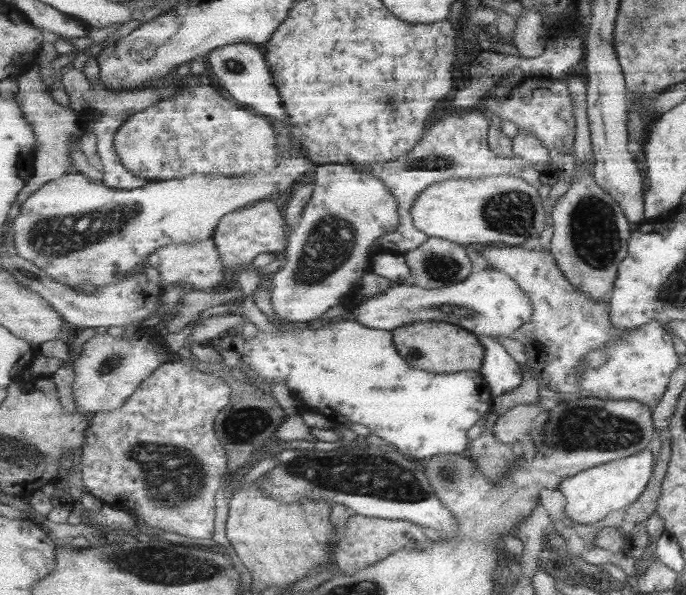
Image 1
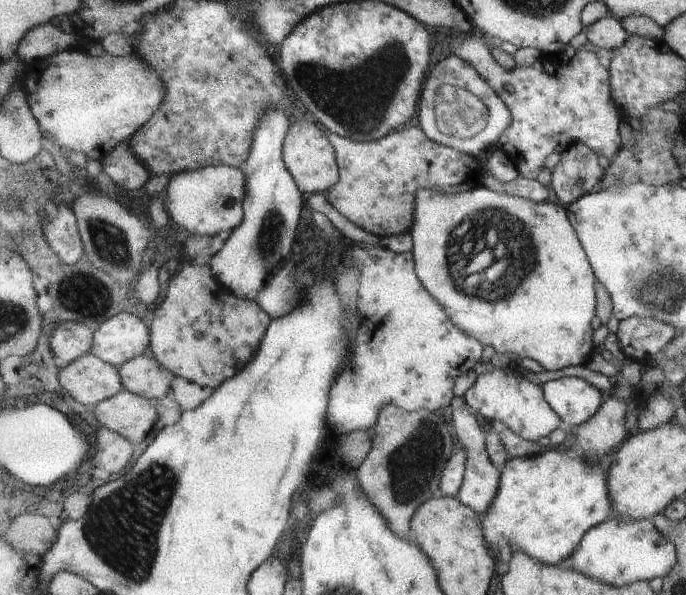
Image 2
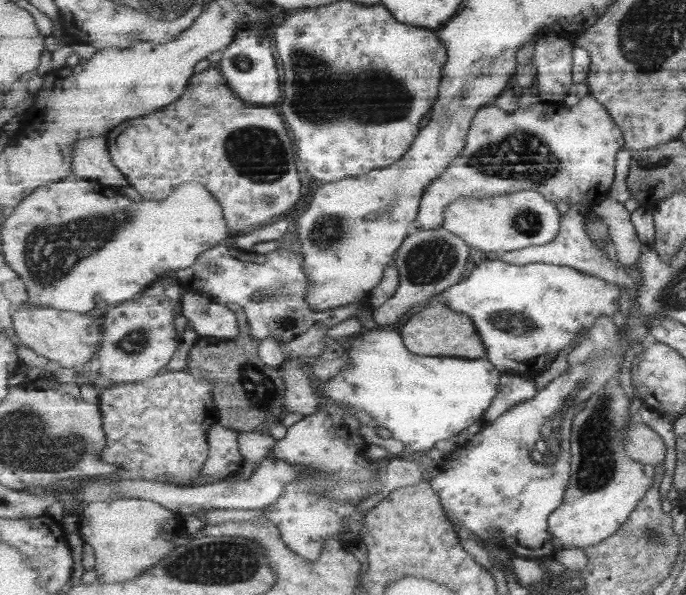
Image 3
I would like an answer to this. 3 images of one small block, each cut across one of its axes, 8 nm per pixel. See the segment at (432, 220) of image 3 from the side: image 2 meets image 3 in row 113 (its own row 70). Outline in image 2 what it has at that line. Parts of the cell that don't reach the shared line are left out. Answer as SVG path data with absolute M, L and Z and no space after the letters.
M477 30L461 36L452 35L449 46L452 54L463 58L465 62L469 62L473 68L476 68L477 72L481 74L481 78L487 80L489 86L497 92L501 100L508 104L513 120L511 120L509 130L499 140L500 148L516 162L520 174L525 178L537 178L541 169L545 168L543 164L549 154L556 151L562 155L571 144L576 142L586 144L599 156L605 156L608 159L613 158L613 154L617 152L617 148L619 148L619 134L617 134L619 108L613 104L613 96L611 96L611 72L599 62L593 47L588 45L583 47L570 60L560 63L558 66L539 58L531 66L515 65L513 70L506 70L495 61L482 33Z

